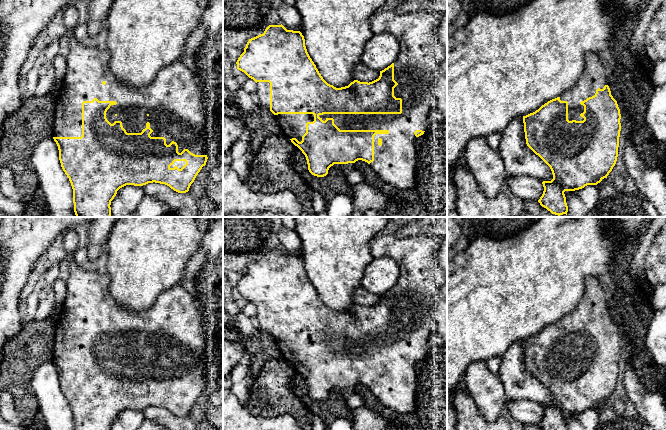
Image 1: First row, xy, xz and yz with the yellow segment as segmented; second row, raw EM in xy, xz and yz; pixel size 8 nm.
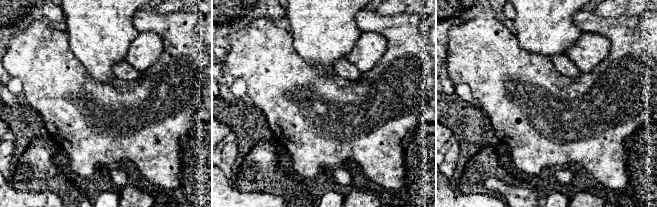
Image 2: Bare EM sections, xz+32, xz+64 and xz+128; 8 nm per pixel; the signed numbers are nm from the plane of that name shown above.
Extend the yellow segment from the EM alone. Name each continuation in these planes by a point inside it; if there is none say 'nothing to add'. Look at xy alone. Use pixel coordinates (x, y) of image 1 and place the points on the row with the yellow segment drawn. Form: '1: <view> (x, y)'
1: xy (173, 100)

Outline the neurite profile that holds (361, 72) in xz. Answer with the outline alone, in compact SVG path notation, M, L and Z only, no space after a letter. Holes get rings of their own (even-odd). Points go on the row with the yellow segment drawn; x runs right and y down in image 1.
M357 63L353 67L353 78L360 82L372 82L378 79L380 76L380 71L374 70L364 63Z

